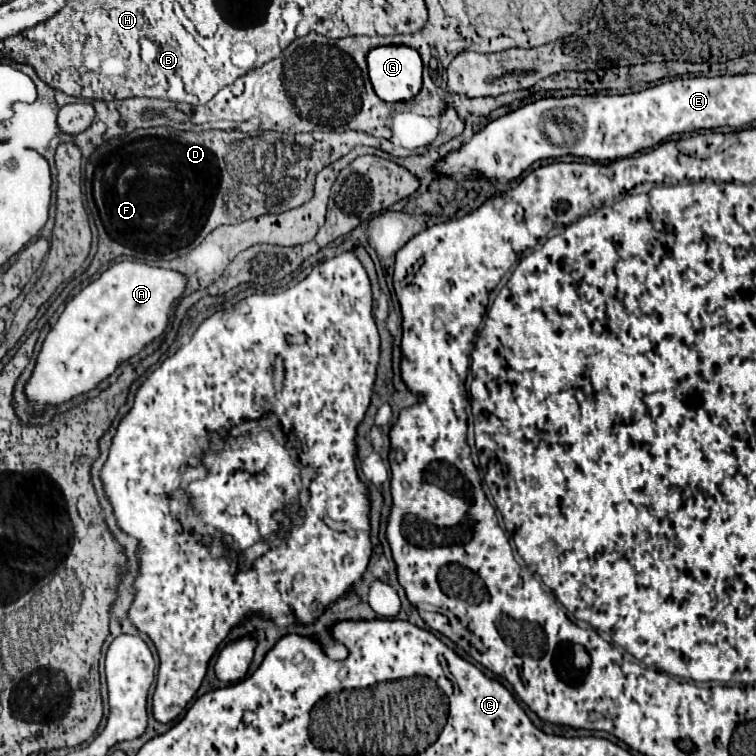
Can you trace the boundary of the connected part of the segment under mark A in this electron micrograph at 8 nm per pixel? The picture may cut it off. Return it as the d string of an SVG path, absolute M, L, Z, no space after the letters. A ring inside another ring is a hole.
M122 261L106 269L96 281L84 287L64 309L48 333L26 395L34 413L46 405L60 405L74 395L92 391L102 379L114 373L120 361L136 355L142 347L164 333L168 313L184 293L184 275L150 267L136 261Z

